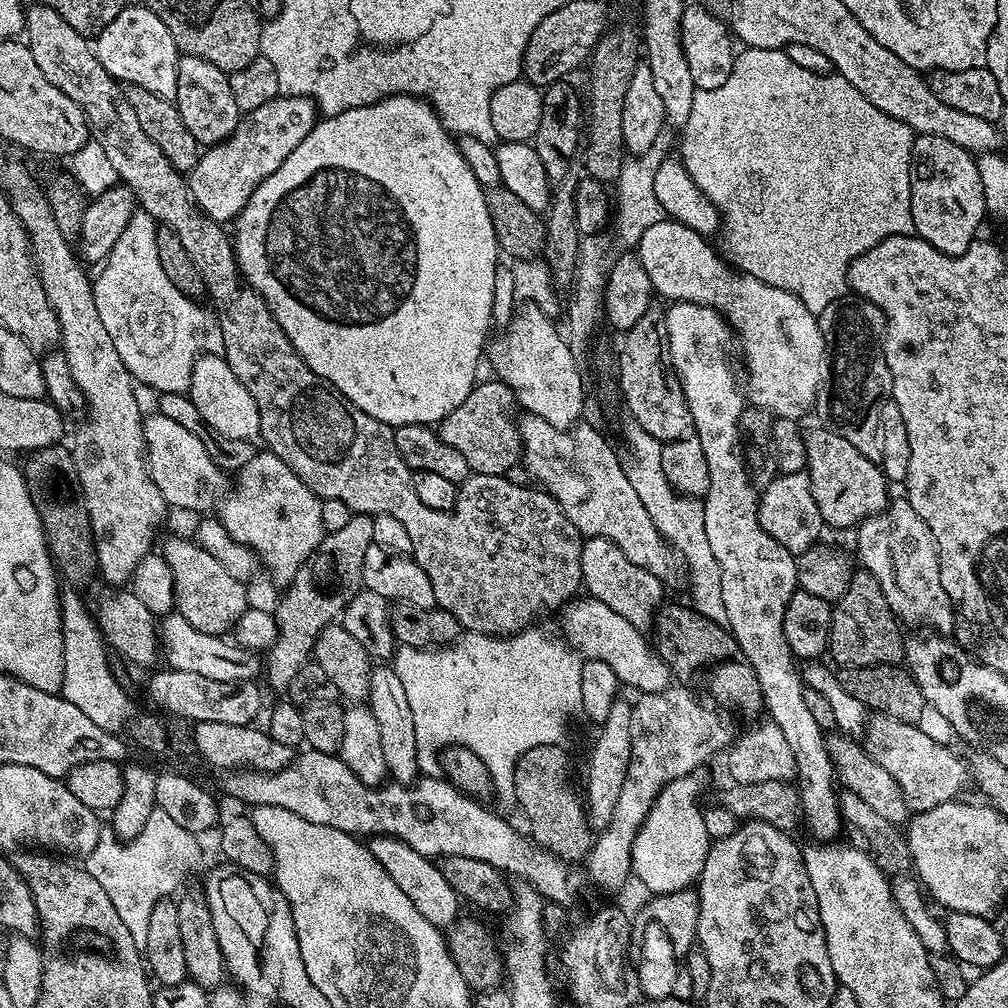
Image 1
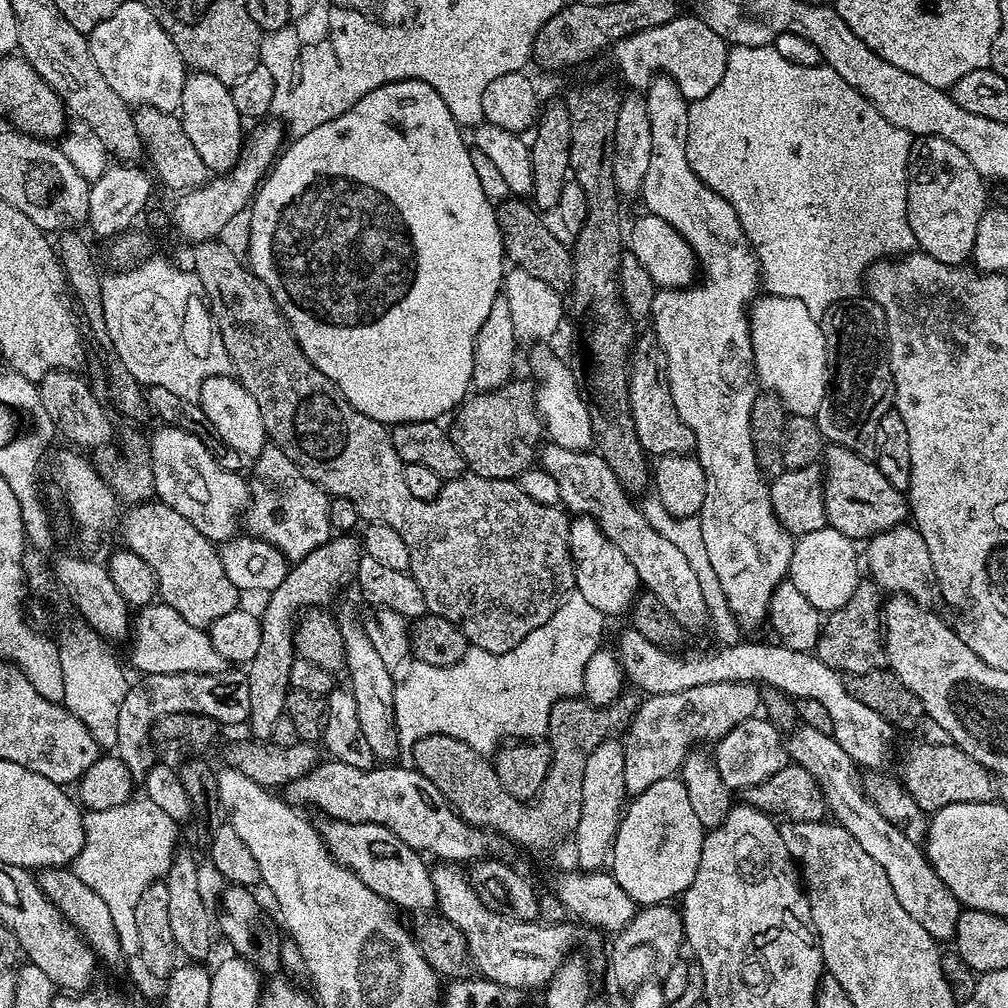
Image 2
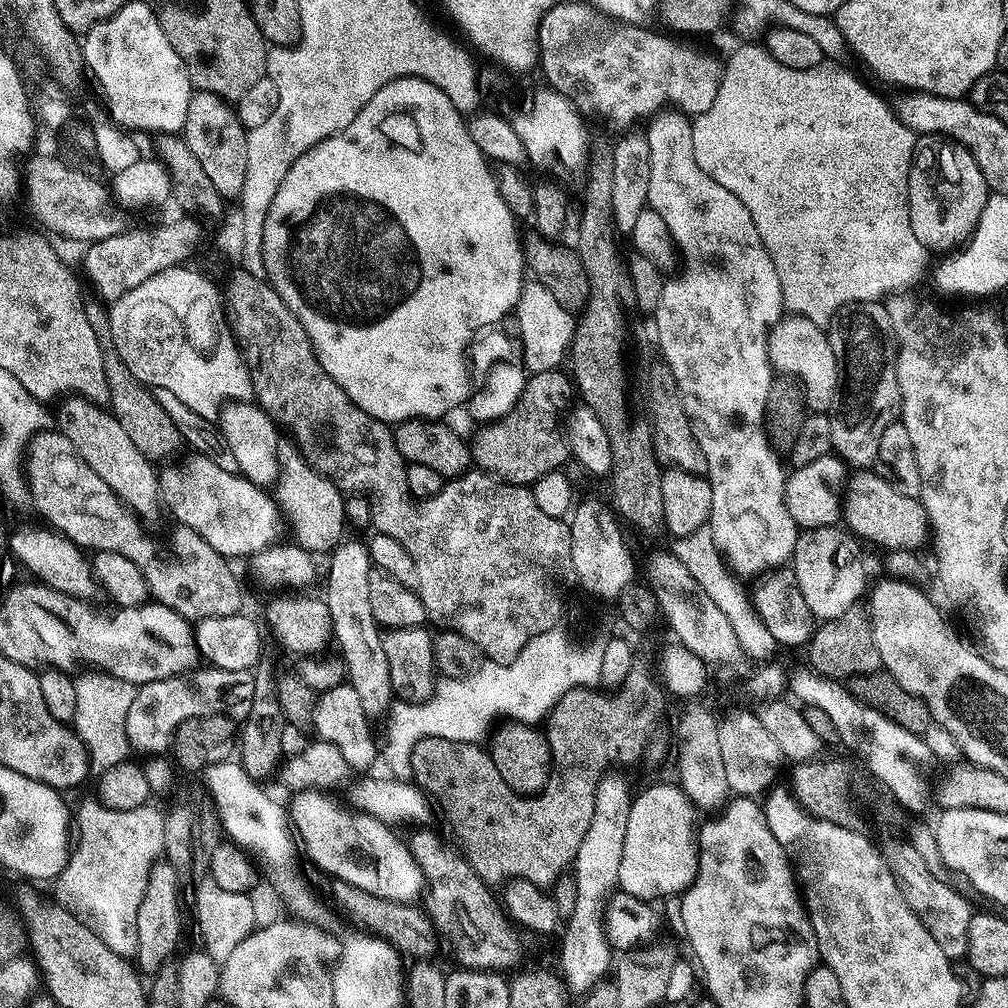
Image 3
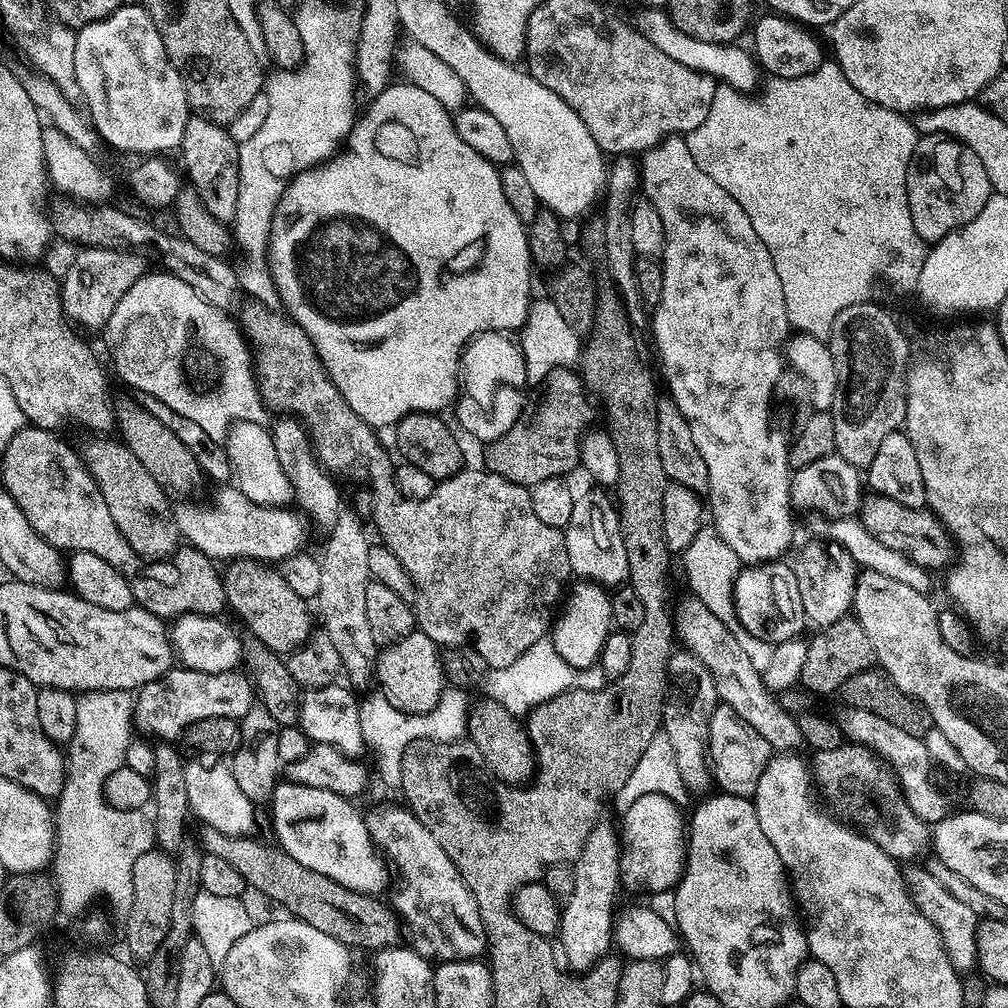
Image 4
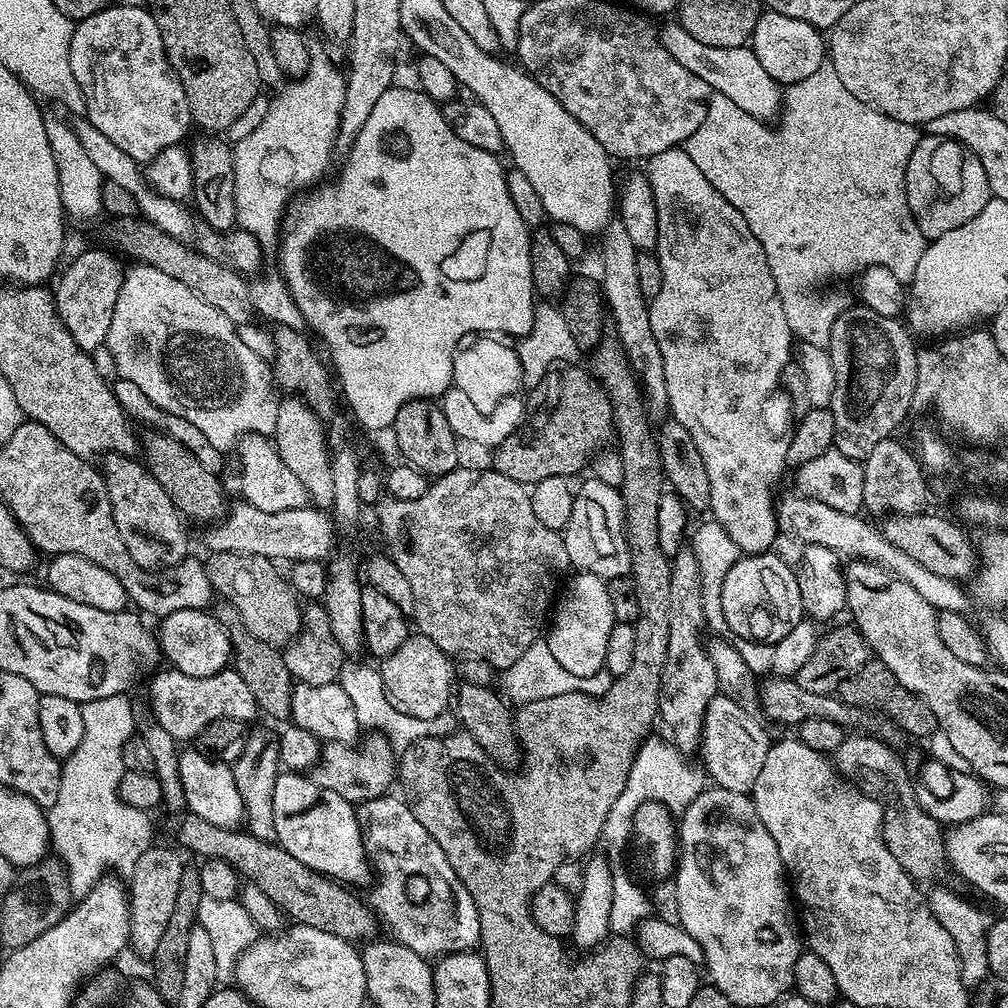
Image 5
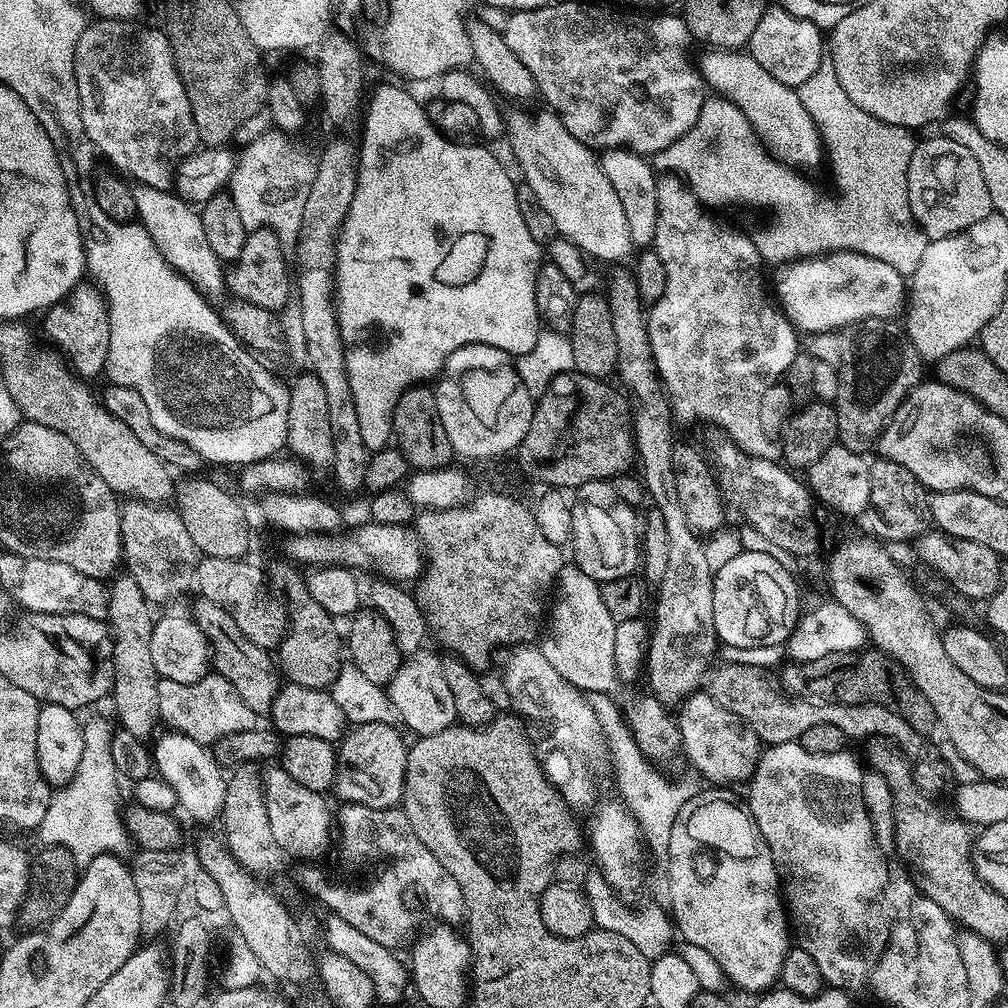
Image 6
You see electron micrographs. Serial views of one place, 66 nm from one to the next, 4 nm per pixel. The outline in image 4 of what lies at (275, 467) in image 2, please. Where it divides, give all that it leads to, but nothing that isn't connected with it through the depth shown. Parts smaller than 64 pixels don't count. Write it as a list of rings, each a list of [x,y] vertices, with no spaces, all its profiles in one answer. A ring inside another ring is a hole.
[[[280,418],[277,421],[276,425],[271,425],[270,431],[280,449],[280,464],[284,467],[284,475],[288,477],[291,484],[294,500],[300,503],[299,511],[305,517],[308,515],[318,527],[331,530],[342,507],[340,492],[335,484],[337,481],[318,463],[303,425],[294,418]]]

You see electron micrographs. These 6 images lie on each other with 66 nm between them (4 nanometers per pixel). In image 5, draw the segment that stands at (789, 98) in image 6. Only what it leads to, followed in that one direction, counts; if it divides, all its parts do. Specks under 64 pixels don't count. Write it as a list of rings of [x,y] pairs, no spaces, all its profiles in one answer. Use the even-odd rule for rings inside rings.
[[[678,22],[661,26],[658,35],[660,44],[680,66],[685,66],[690,73],[697,74],[704,82],[719,95],[730,98],[736,106],[756,119],[770,120],[779,113],[783,103],[780,85],[770,78],[763,69],[761,62],[753,54],[751,47],[716,47],[707,46],[686,33]]]

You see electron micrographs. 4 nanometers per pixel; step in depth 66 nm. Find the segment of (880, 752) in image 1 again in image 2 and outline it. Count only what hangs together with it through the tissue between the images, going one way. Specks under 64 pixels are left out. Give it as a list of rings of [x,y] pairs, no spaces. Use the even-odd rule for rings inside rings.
[[[919,742],[900,760],[899,779],[914,802],[927,814],[936,812],[950,804],[989,803],[995,793],[991,771],[970,758],[962,749],[949,742],[934,744]]]

